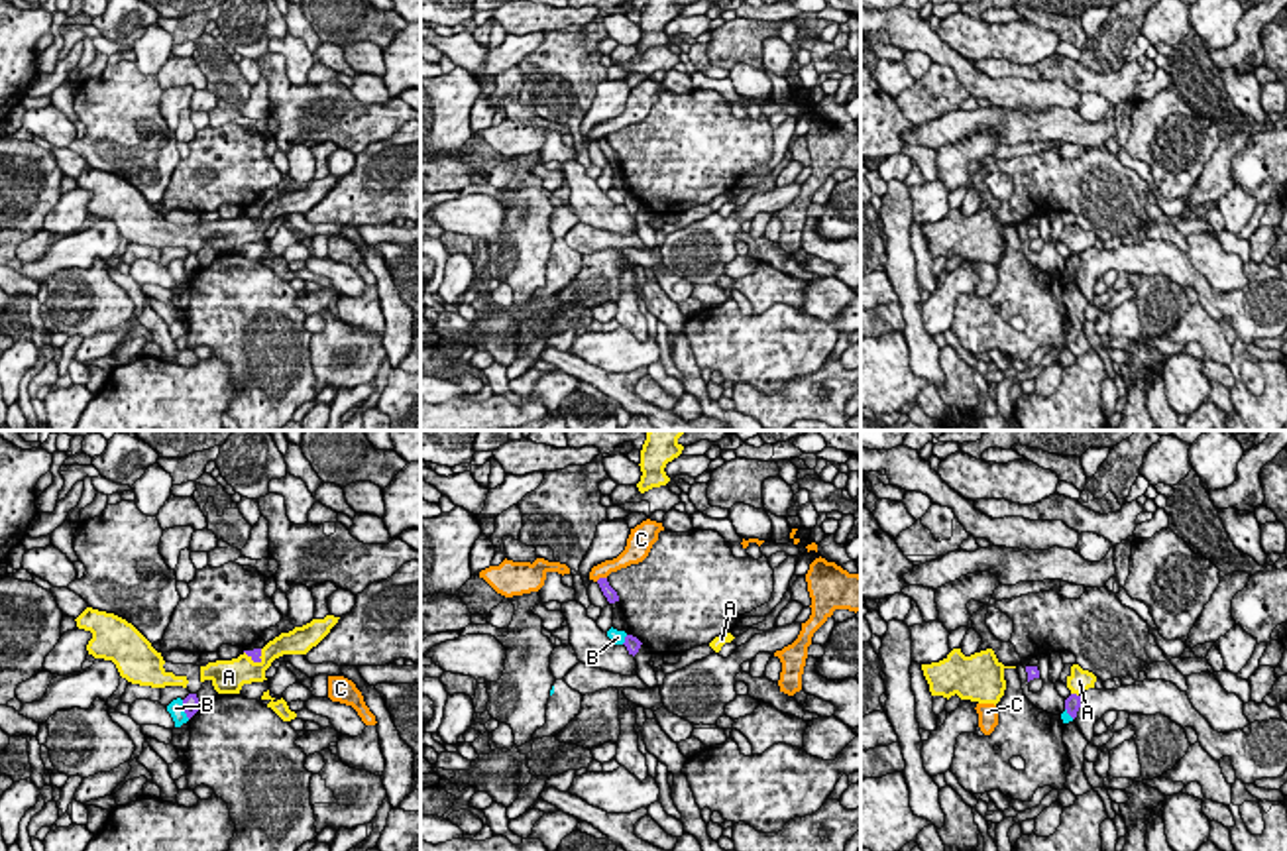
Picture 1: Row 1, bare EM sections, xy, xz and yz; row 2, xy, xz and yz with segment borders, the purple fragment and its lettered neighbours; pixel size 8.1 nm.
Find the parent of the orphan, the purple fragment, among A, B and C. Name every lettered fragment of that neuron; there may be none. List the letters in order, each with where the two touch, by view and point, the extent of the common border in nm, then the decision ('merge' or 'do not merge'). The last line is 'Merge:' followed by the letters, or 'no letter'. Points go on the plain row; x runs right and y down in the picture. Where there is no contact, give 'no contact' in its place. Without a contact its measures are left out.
A: contact xy (254, 221); length 180 nm; do not merge
B: contact xy (185, 270); length 170 nm; do not merge
C: contact xz (600, 138); length 100 nm; do not merge
Merge: no letter

